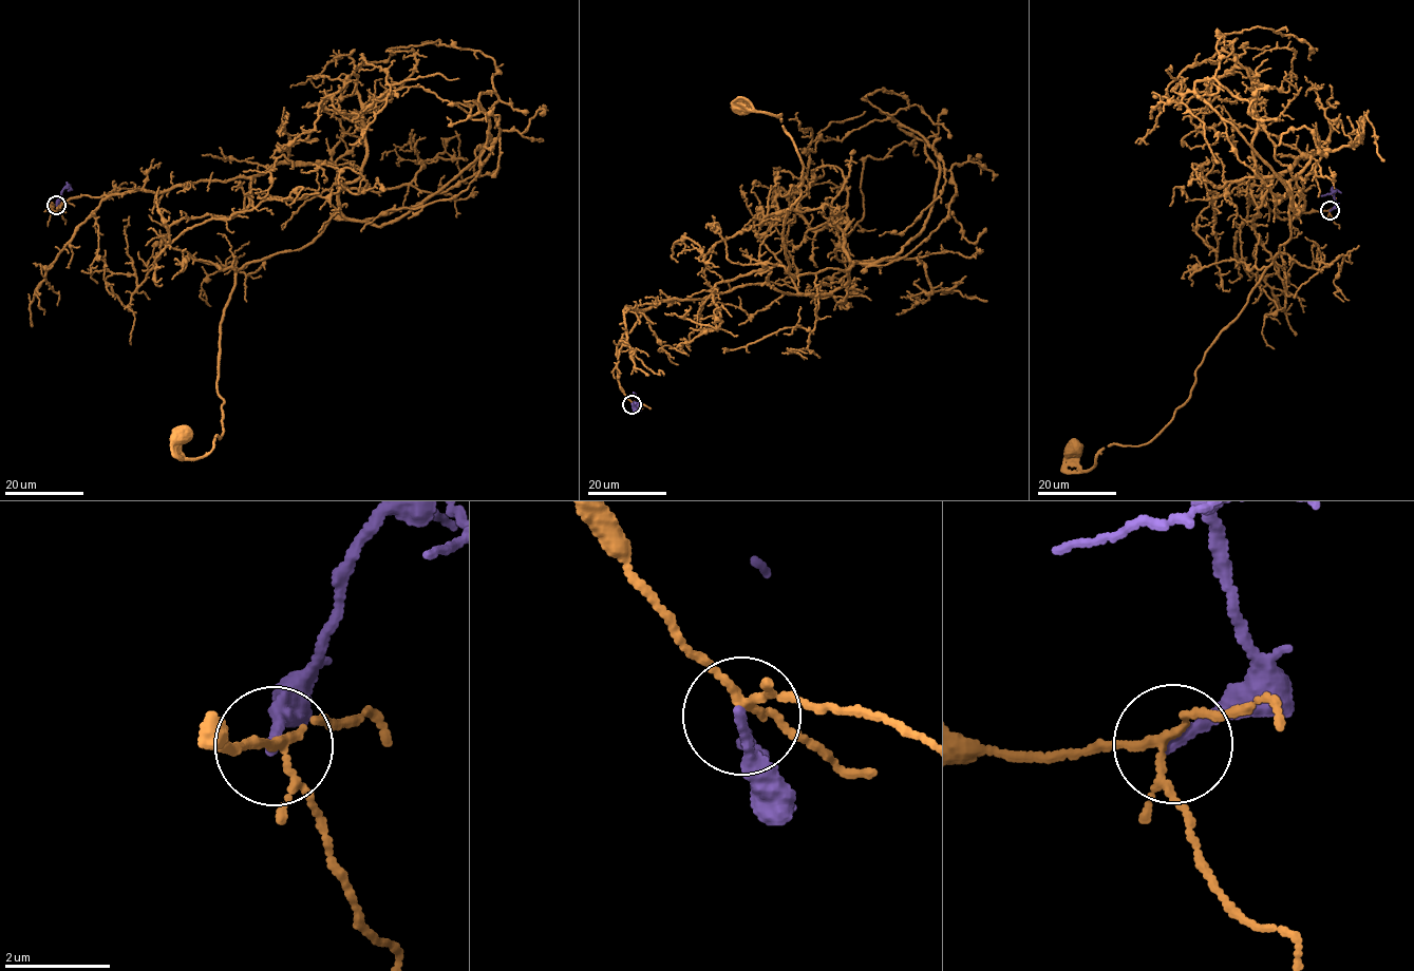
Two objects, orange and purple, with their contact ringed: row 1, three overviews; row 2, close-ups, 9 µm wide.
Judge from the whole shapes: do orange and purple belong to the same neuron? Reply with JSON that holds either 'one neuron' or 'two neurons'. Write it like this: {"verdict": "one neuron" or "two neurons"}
{"verdict": "two neurons"}

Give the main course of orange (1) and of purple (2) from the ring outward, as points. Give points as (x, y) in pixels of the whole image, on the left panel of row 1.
1: (56, 205), (281, 163), (337, 170), (324, 229), (236, 273), (220, 329), (221, 438), (185, 458), (178, 434)
2: (56, 205), (61, 191), (69, 186), (71, 188), (68, 191)

